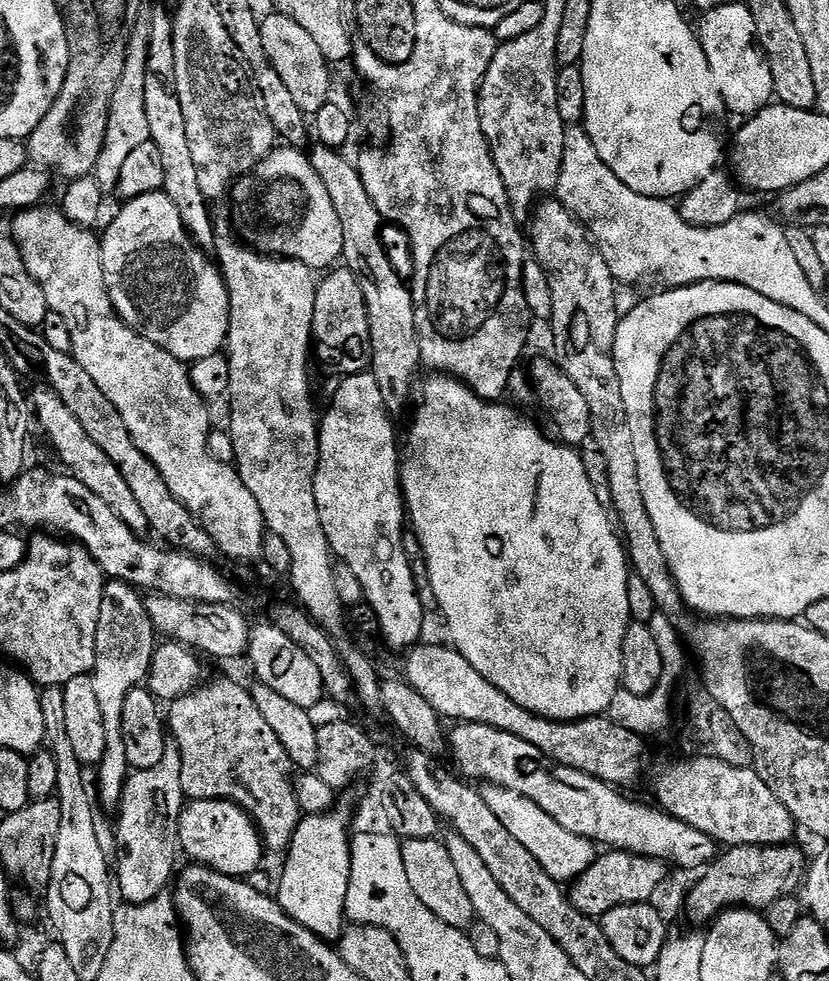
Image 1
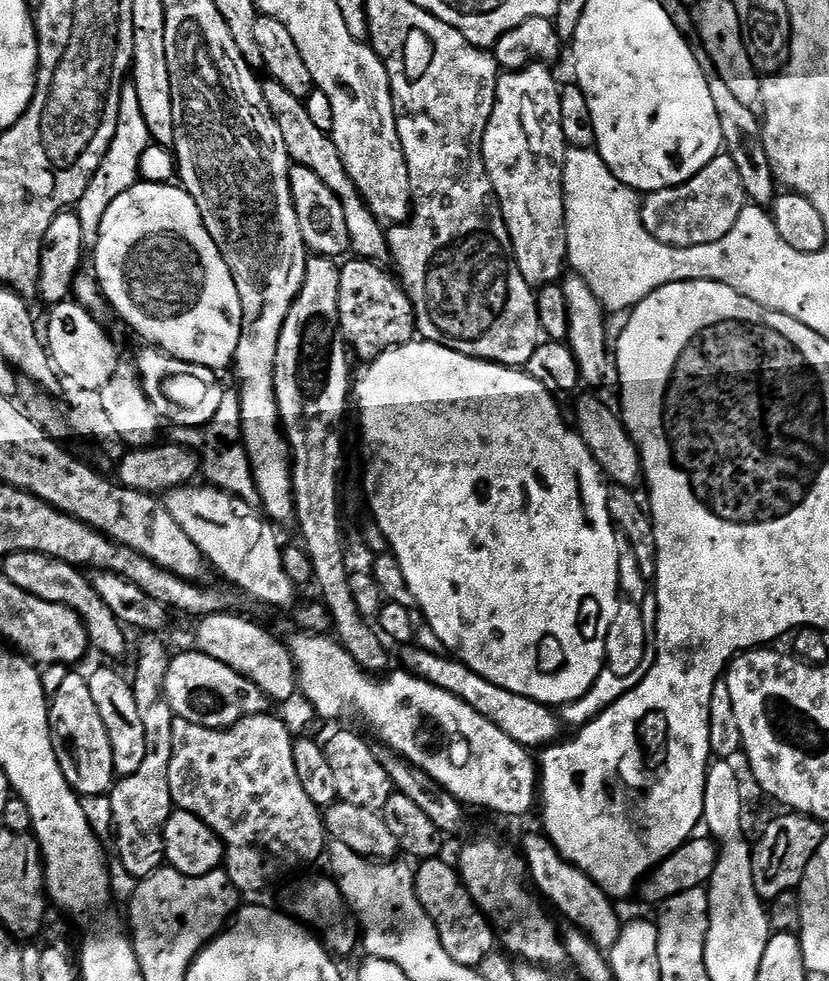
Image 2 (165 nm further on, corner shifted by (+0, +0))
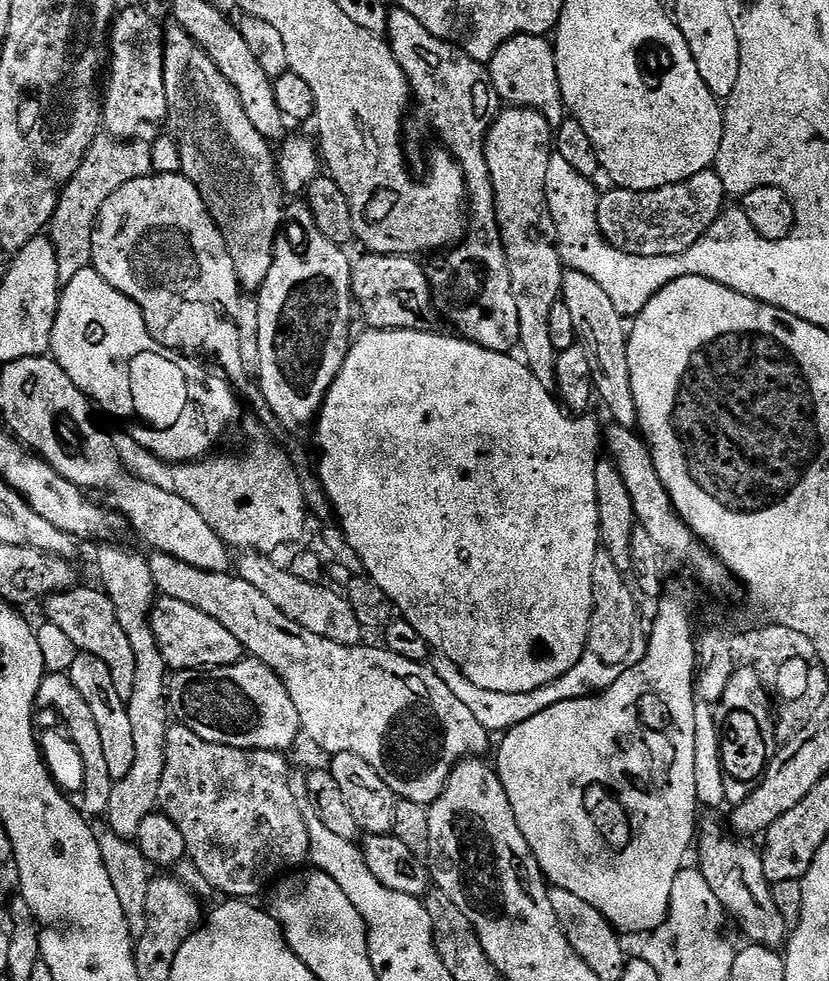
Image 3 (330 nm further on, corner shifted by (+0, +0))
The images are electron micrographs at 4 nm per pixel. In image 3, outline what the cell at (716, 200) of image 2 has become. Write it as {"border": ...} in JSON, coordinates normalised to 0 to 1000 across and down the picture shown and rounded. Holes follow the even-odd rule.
{"border":[[[862,173],[843,175],[831,183],[799,190],[794,194],[783,196],[766,196],[759,192],[742,190],[735,191],[735,193],[735,196],[730,195],[724,203],[724,218],[719,223],[724,228],[724,235],[729,238],[729,243],[738,249],[747,250],[760,259],[779,263],[799,263],[832,255],[832,251],[837,251],[861,230],[870,216],[876,212],[876,206],[873,206],[876,197],[871,181]]]}

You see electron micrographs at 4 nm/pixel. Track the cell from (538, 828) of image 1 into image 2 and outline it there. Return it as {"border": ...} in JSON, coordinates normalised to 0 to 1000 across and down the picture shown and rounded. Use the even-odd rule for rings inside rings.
{"border":[[[653,849],[642,850],[633,854],[628,862],[630,873],[641,897],[645,906],[650,907],[666,919],[667,924],[685,938],[691,945],[698,946],[701,949],[708,951],[712,957],[725,966],[725,969],[735,969],[741,960],[745,958],[745,952],[750,945],[750,937],[748,938],[744,930],[741,928],[742,922],[737,914],[721,904],[718,899],[710,895],[704,889],[692,884],[685,877],[678,876],[672,866],[665,859],[662,859],[659,852]]]}

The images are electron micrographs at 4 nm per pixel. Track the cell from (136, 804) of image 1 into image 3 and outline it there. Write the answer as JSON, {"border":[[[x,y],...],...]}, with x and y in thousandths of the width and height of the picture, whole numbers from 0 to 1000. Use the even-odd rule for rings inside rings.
{"border":[[[135,552],[127,554],[122,558],[125,560],[116,567],[116,575],[121,578],[119,594],[135,611],[138,626],[142,626],[142,634],[152,642],[152,650],[157,650],[157,661],[164,665],[164,702],[153,715],[157,738],[162,740],[164,773],[157,789],[135,800],[128,840],[136,853],[158,857],[168,853],[169,843],[179,832],[189,827],[193,819],[191,805],[195,797],[195,785],[200,785],[198,761],[205,733],[203,734],[203,709],[198,706],[200,678],[181,635],[191,611],[186,585],[179,576],[177,566],[168,567],[154,559],[139,559],[140,557]]]}

